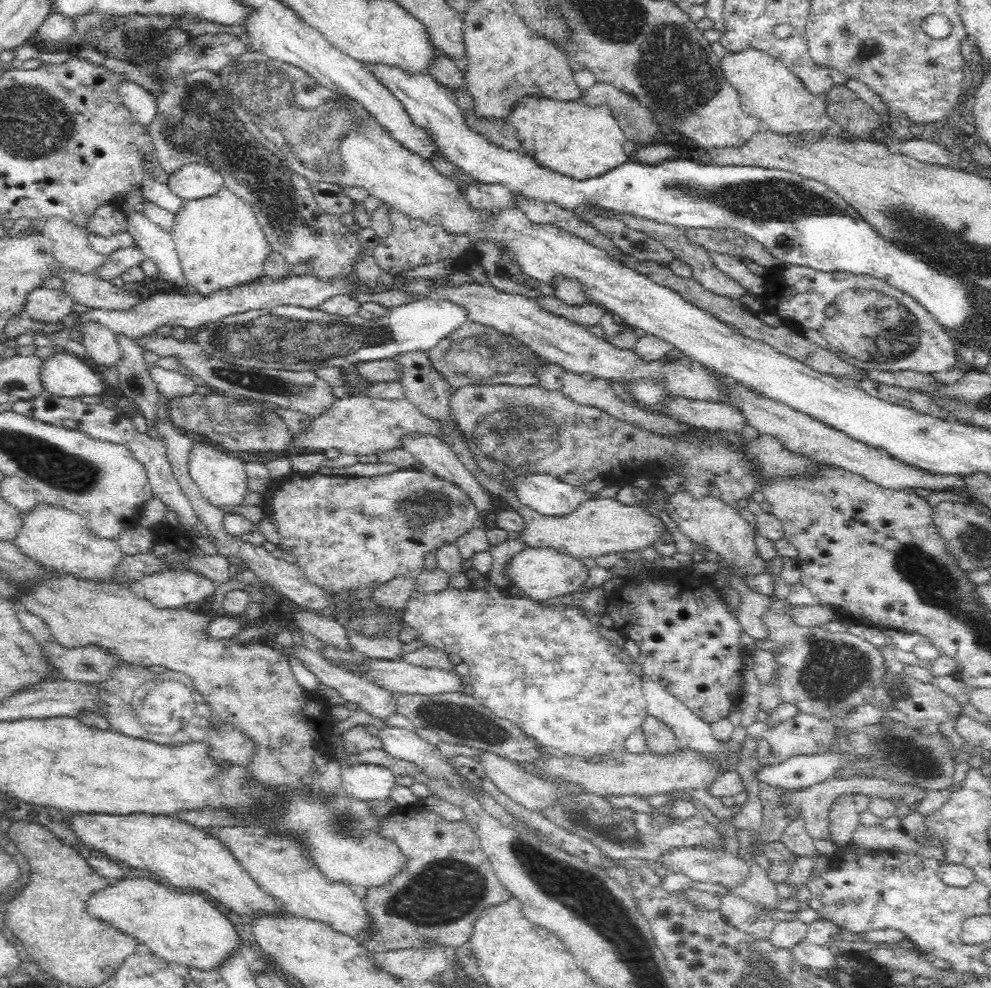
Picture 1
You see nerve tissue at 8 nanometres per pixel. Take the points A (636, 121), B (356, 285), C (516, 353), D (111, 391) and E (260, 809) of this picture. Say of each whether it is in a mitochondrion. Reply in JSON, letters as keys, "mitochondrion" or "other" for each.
{"A":"mitochondrion","B":"other","C":"mitochondrion","D":"other","E":"other"}

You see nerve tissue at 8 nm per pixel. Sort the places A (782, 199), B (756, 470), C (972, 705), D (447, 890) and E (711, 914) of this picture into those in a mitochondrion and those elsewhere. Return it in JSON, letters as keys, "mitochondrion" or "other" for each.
{"A":"mitochondrion","B":"other","C":"other","D":"mitochondrion","E":"other"}

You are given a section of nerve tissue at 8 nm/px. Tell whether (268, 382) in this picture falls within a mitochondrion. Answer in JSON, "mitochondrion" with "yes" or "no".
{"mitochondrion":"yes"}

